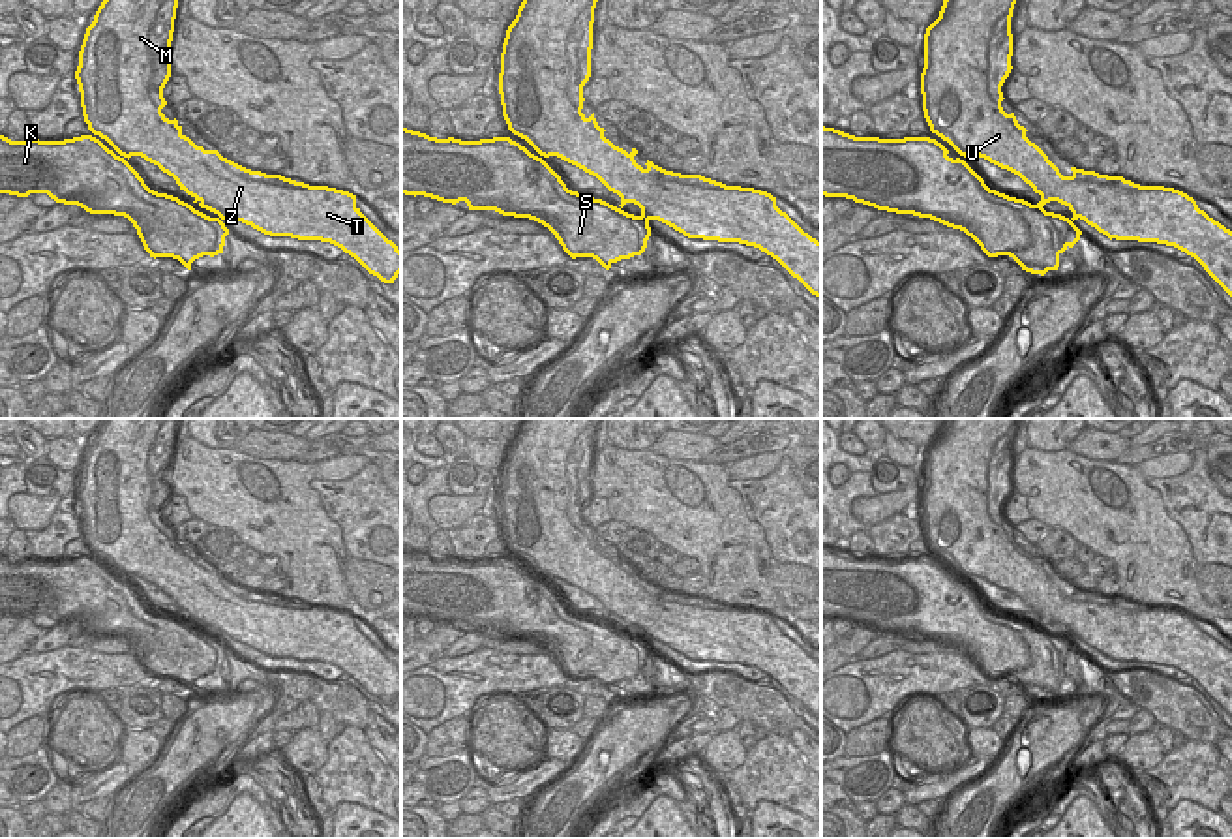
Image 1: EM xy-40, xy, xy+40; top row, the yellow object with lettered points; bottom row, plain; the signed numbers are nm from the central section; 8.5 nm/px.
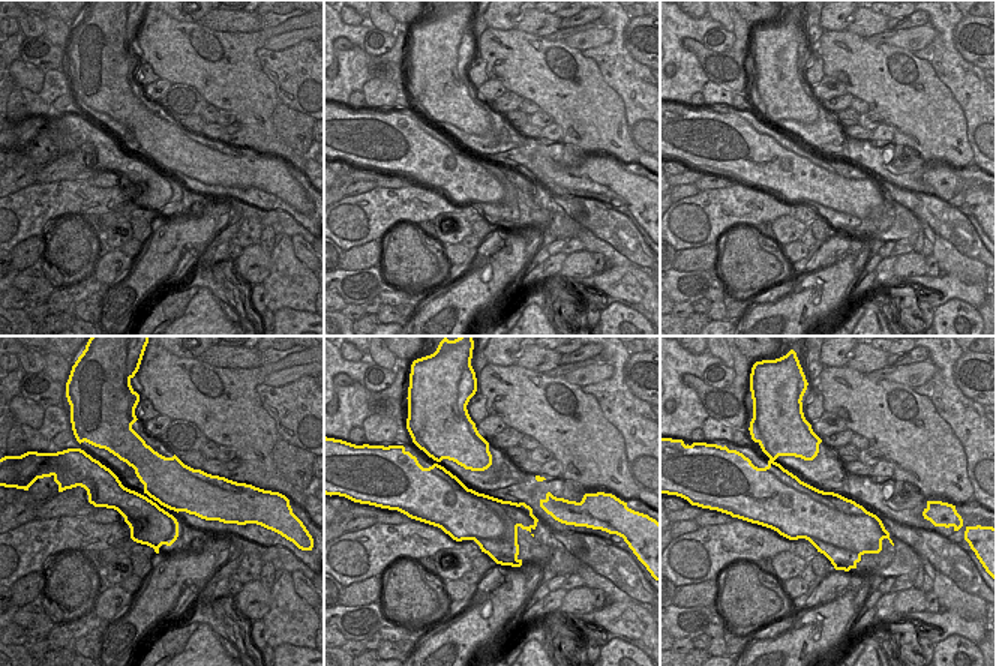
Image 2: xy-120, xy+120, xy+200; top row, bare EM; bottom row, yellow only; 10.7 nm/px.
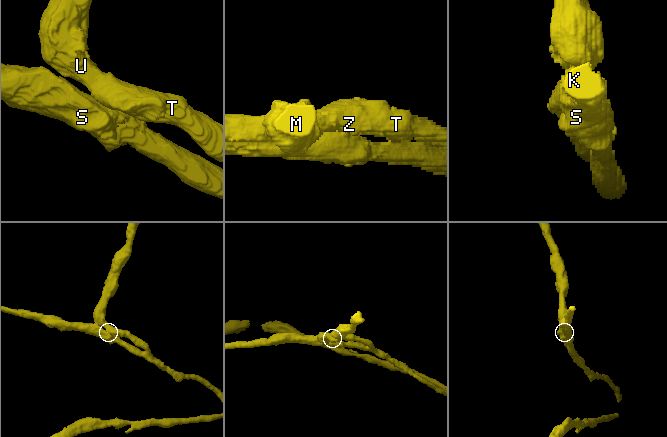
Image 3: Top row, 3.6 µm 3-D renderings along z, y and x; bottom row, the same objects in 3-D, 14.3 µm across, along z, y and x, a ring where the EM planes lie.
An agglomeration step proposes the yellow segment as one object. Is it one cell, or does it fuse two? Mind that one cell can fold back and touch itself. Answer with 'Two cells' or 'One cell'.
One cell

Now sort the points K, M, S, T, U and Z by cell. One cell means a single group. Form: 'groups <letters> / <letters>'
groups K M S T U Z

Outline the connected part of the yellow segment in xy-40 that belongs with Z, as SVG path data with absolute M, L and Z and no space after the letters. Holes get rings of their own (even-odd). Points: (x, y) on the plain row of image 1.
M105 419L101 426L98 428L92 445L86 449L81 471L79 471L79 486L75 492L75 499L79 505L81 512L81 527L83 527L83 537L84 542L88 544L88 550L92 552L90 556L81 556L73 559L64 559L64 561L39 561L39 559L26 559L26 561L11 561L4 556L0 556L0 614L9 614L17 618L28 618L30 614L47 614L51 619L56 623L64 625L77 625L84 629L90 634L114 634L114 636L124 636L128 638L133 648L137 649L137 655L144 666L144 670L150 674L150 678L173 678L178 679L188 691L191 691L191 683L203 676L218 676L223 674L225 666L225 657L229 655L229 649L225 648L225 640L233 638L236 642L242 642L246 646L251 646L253 649L270 655L270 657L291 657L298 661L321 661L321 663L330 663L338 668L341 668L345 674L354 678L369 694L377 696L384 704L394 704L398 694L401 693L401 672L398 666L388 661L356 627L356 616L328 608L328 606L309 606L304 603L296 603L291 599L285 599L281 595L266 595L261 591L251 591L246 589L227 578L223 578L218 571L204 571L203 567L197 567L189 557L182 554L182 546L178 541L169 541L161 529L167 526L163 518L163 509L171 497L171 462L173 462L173 452L174 452L174 439L176 439L176 428L178 428L180 419ZM131 576L141 576L146 582L158 586L163 593L173 597L180 610L184 610L188 616L191 616L201 629L206 629L214 633L216 636L210 638L199 631L195 631L191 625L180 621L178 618L167 616L167 614L158 614L150 610L144 601L139 597L139 593L128 584Z

